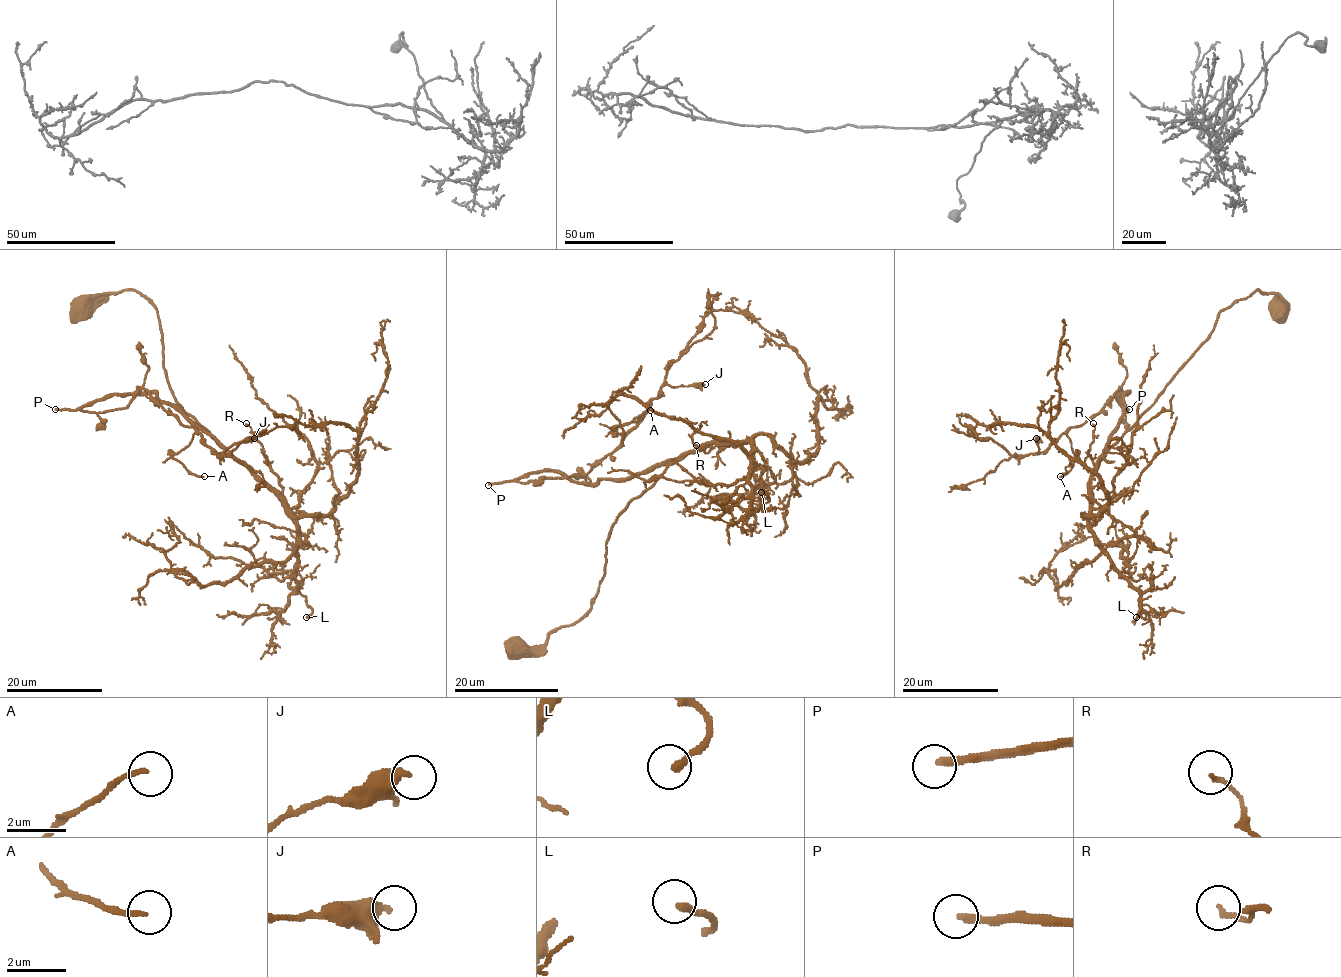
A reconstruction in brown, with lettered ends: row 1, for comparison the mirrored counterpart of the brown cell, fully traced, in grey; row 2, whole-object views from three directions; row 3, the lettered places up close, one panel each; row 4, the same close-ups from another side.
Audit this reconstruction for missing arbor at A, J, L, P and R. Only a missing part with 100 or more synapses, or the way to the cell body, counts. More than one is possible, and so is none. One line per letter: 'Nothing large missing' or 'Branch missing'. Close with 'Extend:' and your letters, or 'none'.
A: Nothing large missing
J: Nothing large missing
L: Nothing large missing
P: Branch missing
R: Nothing large missing
Extend: P

